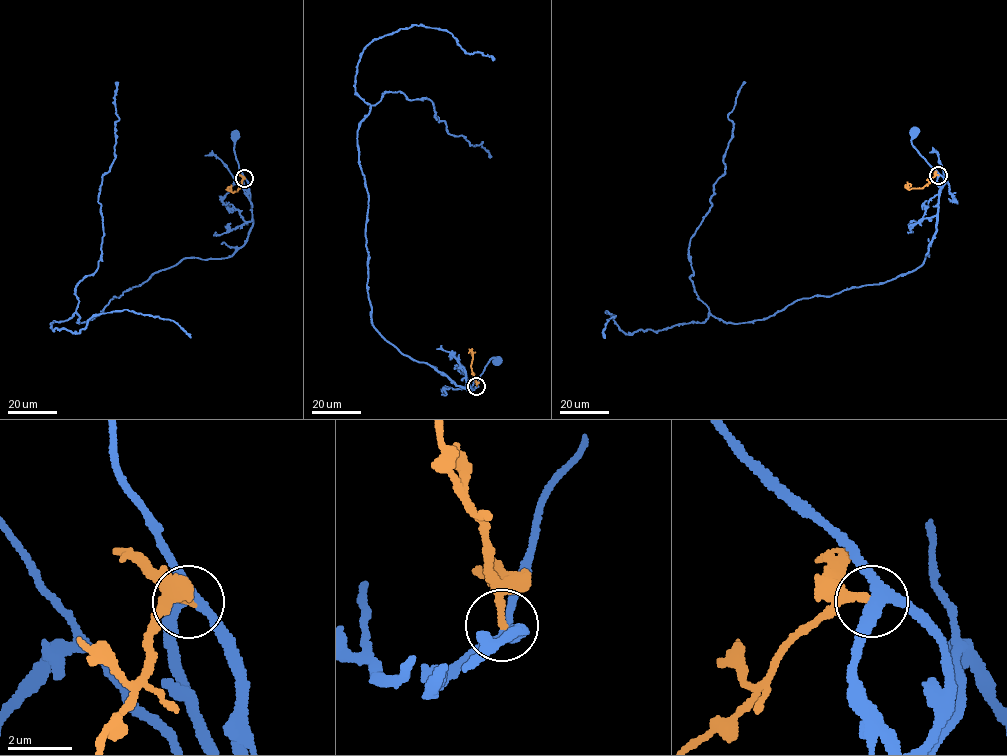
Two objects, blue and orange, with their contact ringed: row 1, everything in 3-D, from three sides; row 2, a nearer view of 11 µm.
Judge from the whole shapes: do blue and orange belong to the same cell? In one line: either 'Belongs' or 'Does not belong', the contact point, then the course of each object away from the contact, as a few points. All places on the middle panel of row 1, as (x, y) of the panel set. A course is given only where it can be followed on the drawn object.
Belongs. Place: (476, 386). Course of blue: (476, 386), (403, 355), (373, 324), (358, 124), (386, 92), (427, 98), (447, 132), (482, 142), (489, 157). Course of orange: (476, 386), (471, 368), (473, 353), (471, 355)

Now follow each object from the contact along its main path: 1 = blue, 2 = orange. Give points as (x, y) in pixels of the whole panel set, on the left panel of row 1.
1: (244, 179), (253, 226), (234, 253), (185, 257), (76, 322), (77, 284), (101, 255), (116, 82)
2: (244, 179), (236, 191), (233, 192), (231, 189)

